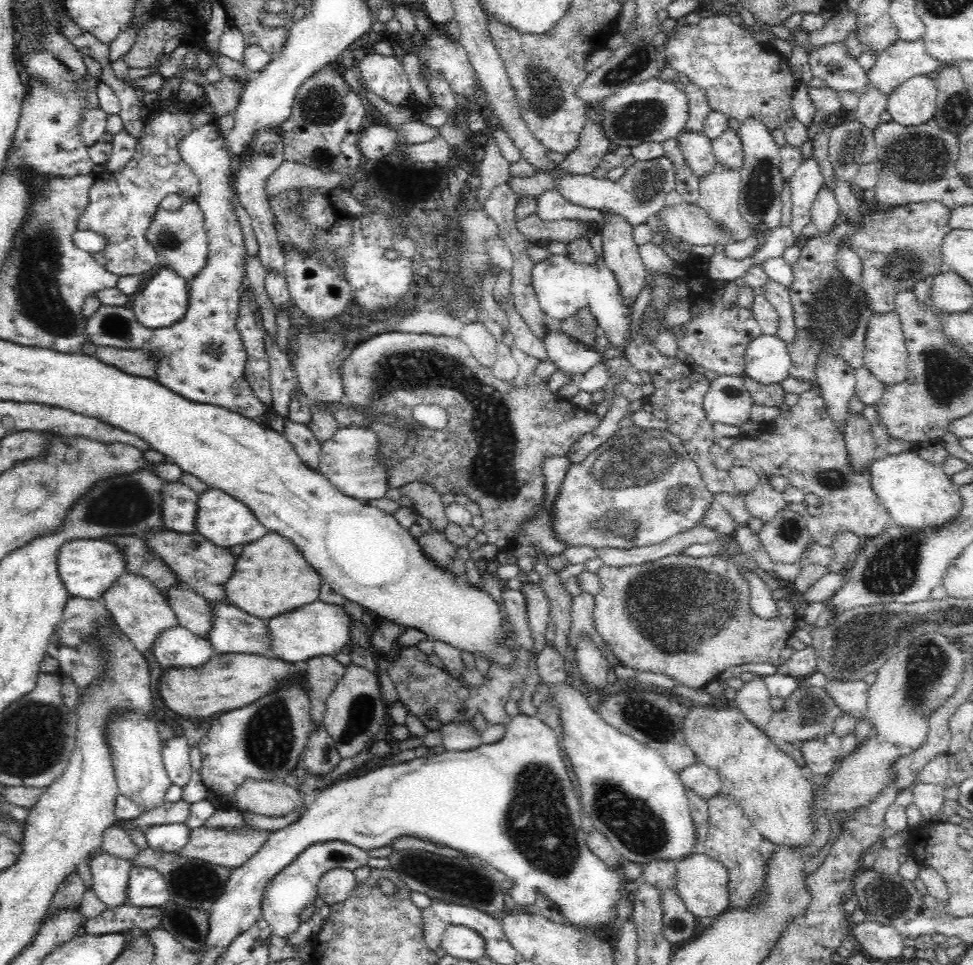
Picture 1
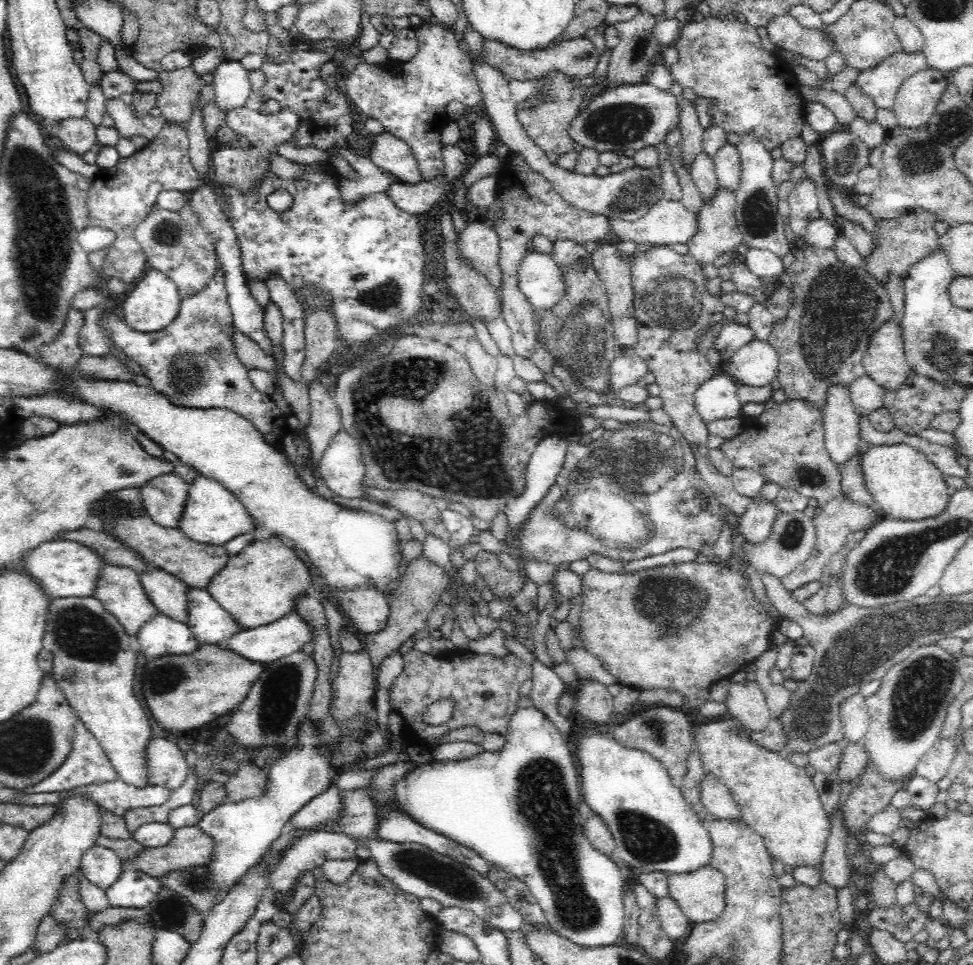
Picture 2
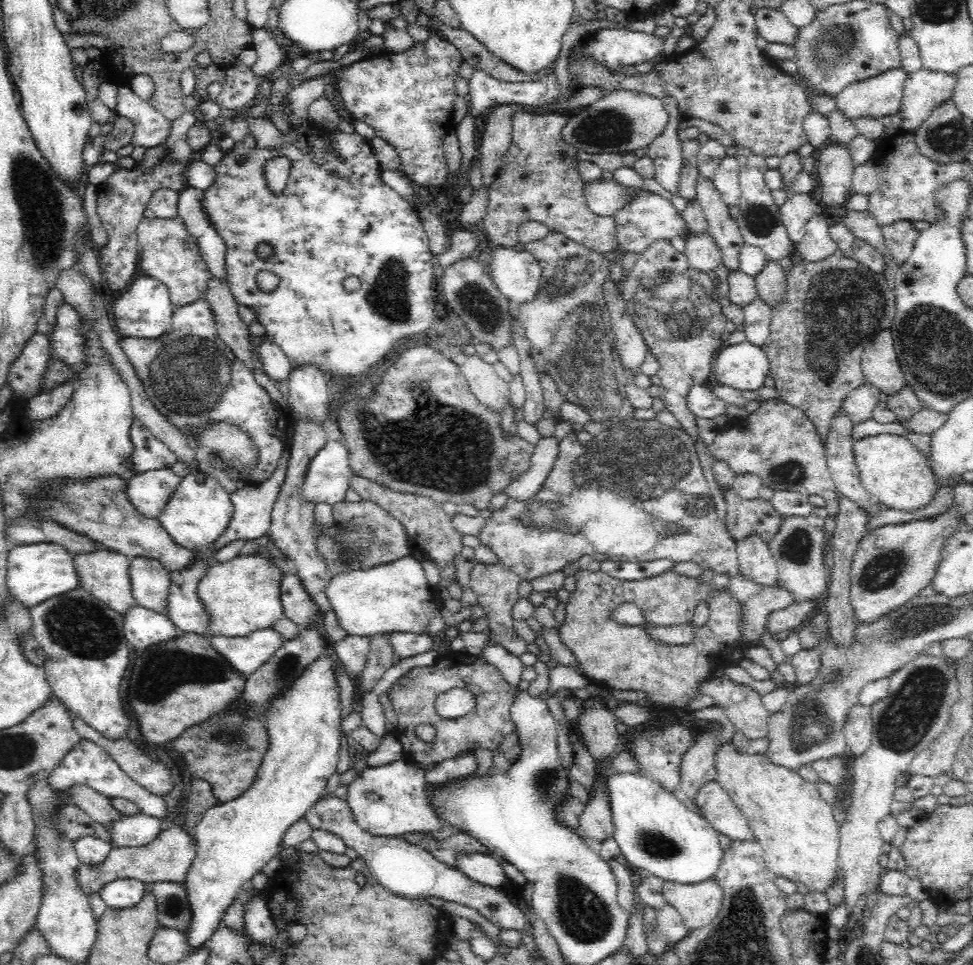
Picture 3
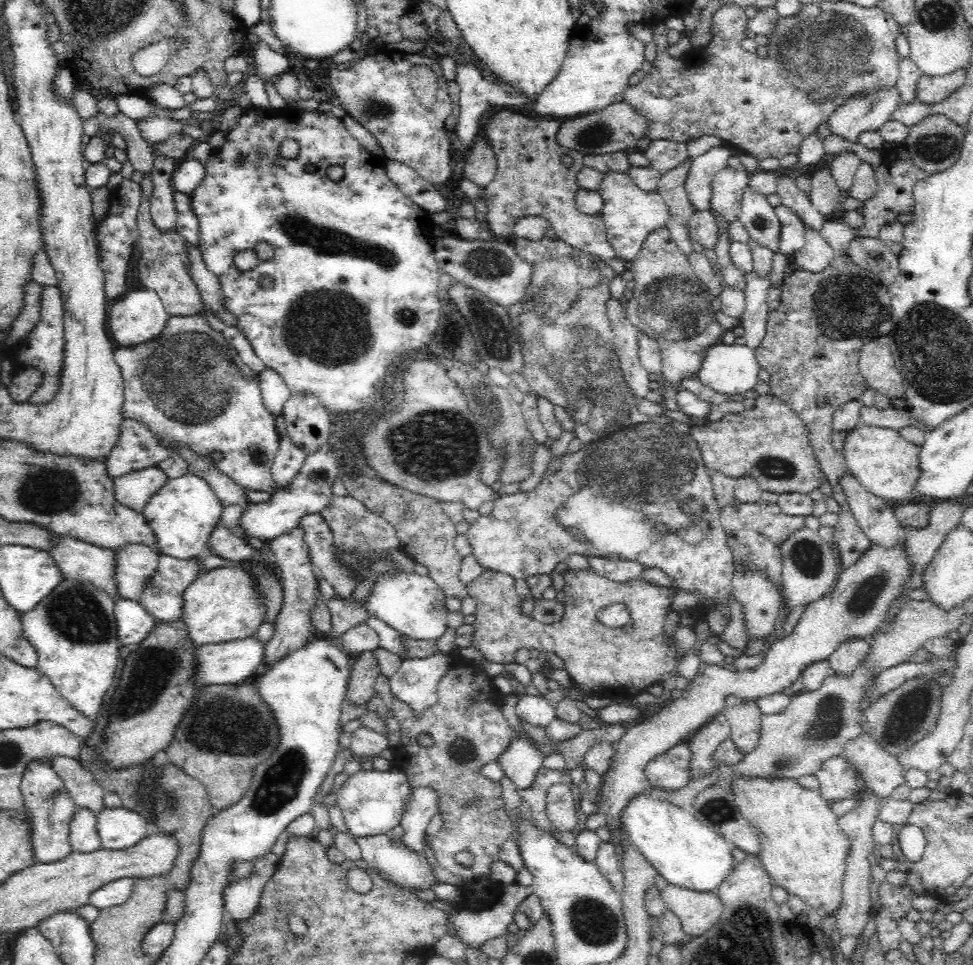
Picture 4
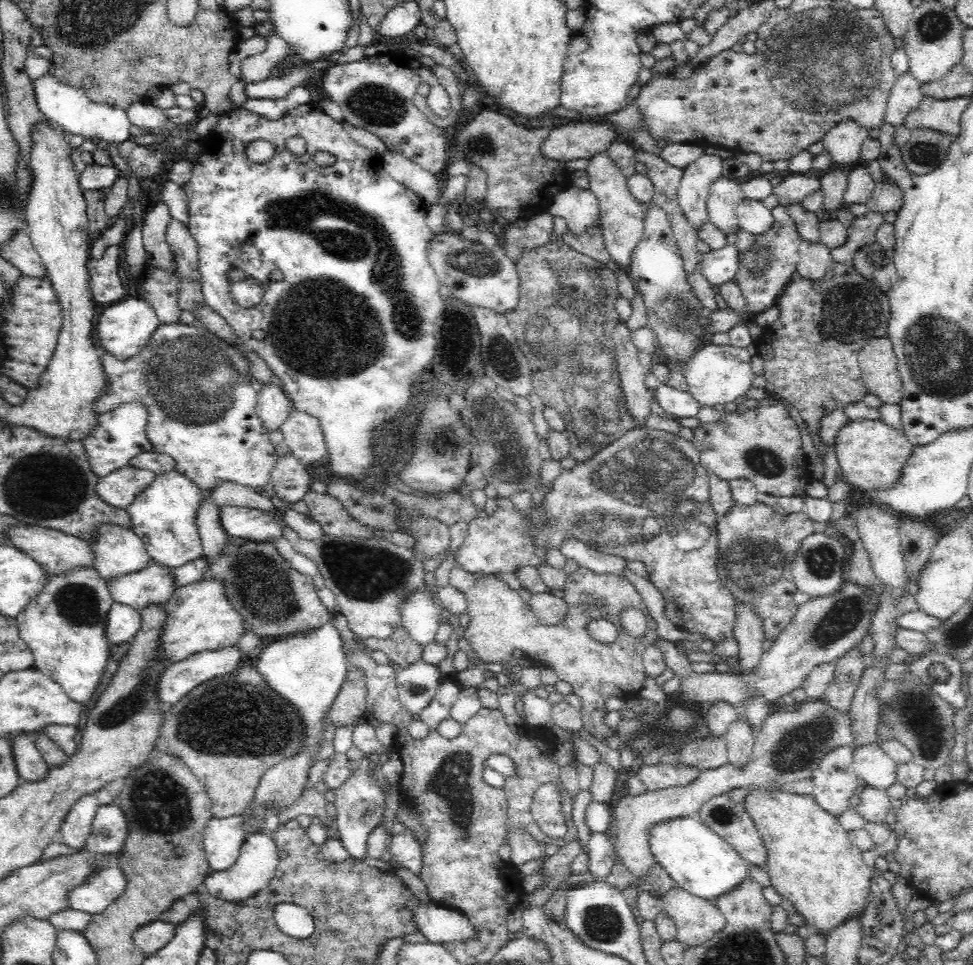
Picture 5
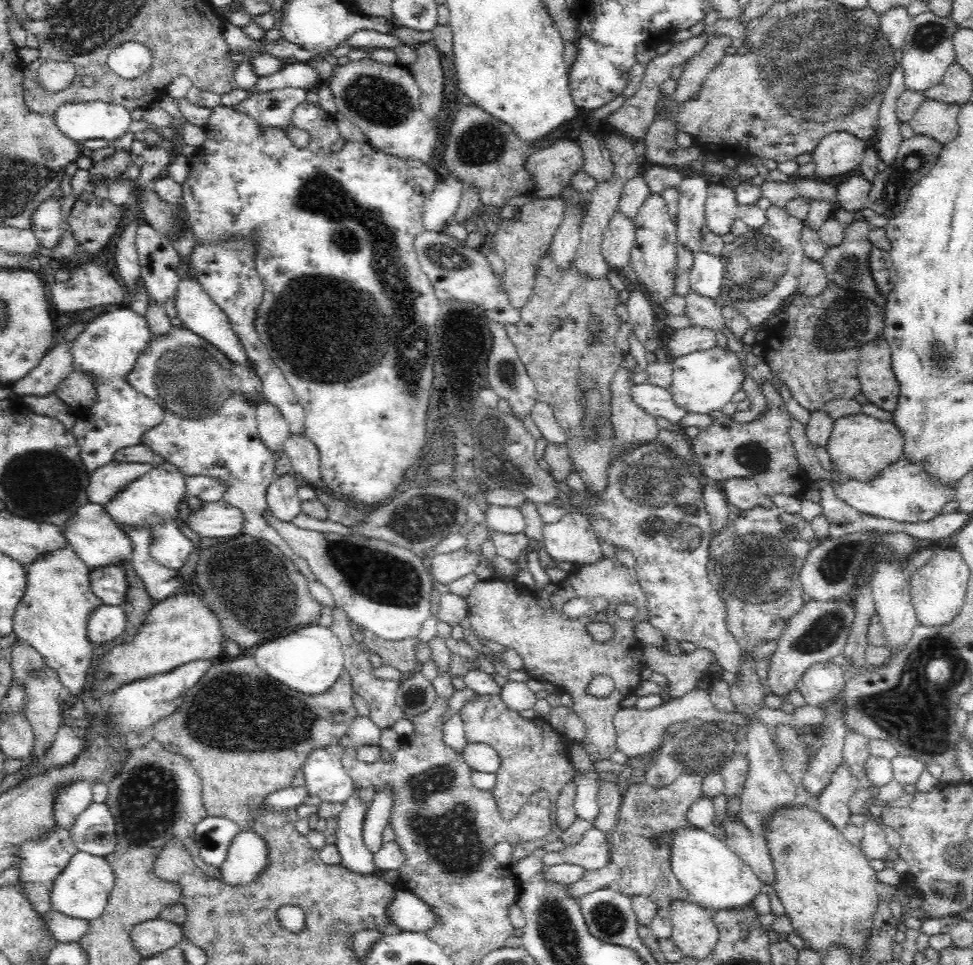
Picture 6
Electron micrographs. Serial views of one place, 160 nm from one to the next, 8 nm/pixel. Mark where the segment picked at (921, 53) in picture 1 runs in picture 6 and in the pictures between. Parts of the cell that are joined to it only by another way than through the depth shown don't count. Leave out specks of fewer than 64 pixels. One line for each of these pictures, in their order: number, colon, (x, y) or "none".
2: (881, 84)
3: (879, 97)
4: (858, 115)
5: (843, 143)
6: (839, 152)

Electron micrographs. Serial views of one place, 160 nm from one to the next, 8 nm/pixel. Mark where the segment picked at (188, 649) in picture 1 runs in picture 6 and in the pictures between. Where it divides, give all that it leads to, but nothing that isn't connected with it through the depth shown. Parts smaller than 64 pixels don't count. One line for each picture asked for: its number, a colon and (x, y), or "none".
2: (161, 634)
3: (142, 627)
4: (133, 623)
5: (122, 622)
6: (106, 622)

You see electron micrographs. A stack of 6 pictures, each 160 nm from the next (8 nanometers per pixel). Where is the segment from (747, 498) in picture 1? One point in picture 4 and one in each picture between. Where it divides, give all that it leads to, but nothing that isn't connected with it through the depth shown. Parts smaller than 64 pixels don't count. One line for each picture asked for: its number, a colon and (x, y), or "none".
2: (755, 525)
3: (755, 562)
4: (759, 600)

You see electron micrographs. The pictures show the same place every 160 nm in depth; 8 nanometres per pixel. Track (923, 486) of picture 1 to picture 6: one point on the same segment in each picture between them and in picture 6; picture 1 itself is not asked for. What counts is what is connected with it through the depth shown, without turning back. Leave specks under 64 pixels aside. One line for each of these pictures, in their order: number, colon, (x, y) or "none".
2: (904, 485)
3: (892, 470)
4: (880, 459)
5: (871, 454)
6: (859, 446)

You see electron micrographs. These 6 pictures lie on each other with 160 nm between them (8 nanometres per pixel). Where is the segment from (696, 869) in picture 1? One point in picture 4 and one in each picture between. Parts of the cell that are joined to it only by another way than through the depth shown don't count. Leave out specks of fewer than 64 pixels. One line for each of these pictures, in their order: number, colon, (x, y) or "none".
2: (701, 895)
3: (698, 904)
4: (698, 912)

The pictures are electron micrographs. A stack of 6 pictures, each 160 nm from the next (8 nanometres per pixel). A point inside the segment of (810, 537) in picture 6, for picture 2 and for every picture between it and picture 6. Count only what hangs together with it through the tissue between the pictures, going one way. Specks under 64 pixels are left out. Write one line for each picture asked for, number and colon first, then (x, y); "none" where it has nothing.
2: (672, 305)
3: (758, 517)
4: (756, 532)
5: (757, 545)

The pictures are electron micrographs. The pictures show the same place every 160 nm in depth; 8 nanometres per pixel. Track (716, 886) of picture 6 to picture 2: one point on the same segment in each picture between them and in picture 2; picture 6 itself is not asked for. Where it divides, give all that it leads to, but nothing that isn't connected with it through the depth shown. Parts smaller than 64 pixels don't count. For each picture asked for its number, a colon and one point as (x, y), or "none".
2: (654, 829)
3: (656, 832)
4: (688, 855)
5: (698, 860)

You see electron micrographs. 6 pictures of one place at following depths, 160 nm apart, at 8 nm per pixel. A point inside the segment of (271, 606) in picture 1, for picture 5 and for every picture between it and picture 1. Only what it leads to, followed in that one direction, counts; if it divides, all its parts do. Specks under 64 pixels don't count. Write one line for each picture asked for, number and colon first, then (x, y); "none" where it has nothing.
2: (256, 587)
3: (241, 596)
4: (221, 605)
5: (198, 618)

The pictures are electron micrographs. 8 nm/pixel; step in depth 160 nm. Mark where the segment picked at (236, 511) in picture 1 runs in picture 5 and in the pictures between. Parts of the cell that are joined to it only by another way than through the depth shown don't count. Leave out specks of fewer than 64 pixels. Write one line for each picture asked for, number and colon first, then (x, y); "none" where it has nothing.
2: (211, 514)
3: (198, 511)
4: (181, 514)
5: (162, 515)

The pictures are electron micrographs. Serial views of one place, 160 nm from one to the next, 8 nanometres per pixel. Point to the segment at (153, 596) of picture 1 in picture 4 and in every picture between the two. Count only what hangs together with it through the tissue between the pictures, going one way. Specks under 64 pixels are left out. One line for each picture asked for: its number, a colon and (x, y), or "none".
2: (117, 587)
3: (104, 574)
4: (75, 559)

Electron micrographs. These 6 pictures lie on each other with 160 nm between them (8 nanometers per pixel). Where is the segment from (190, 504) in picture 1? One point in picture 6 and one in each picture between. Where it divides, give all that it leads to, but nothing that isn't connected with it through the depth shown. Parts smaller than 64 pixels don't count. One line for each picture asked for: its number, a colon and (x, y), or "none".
2: (163, 497)
3: (148, 492)
4: (132, 490)
5: (118, 489)
6: (104, 483)

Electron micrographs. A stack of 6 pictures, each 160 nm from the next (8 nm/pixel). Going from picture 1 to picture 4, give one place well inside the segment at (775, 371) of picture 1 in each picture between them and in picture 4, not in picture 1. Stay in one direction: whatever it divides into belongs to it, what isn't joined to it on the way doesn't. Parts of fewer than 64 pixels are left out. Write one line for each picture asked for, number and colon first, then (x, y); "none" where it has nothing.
2: (755, 364)
3: (743, 366)
4: (732, 369)

